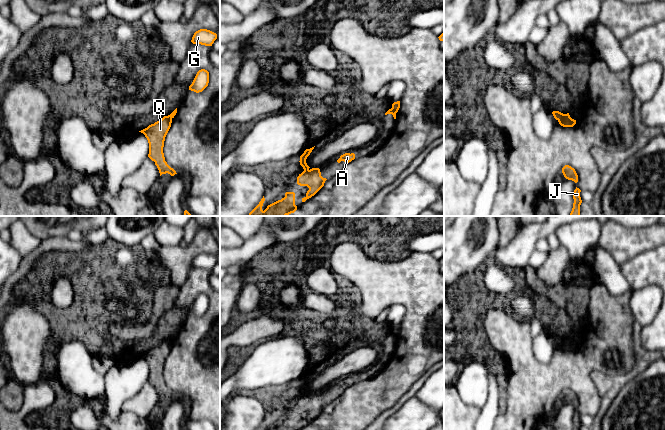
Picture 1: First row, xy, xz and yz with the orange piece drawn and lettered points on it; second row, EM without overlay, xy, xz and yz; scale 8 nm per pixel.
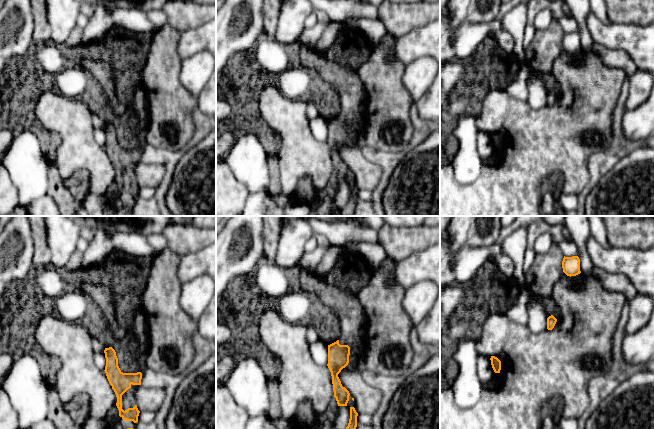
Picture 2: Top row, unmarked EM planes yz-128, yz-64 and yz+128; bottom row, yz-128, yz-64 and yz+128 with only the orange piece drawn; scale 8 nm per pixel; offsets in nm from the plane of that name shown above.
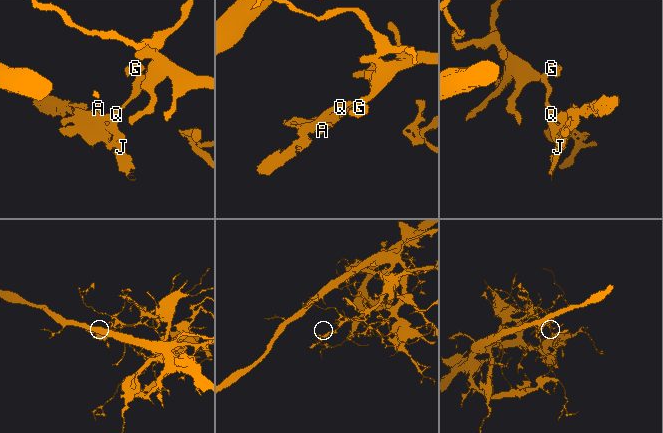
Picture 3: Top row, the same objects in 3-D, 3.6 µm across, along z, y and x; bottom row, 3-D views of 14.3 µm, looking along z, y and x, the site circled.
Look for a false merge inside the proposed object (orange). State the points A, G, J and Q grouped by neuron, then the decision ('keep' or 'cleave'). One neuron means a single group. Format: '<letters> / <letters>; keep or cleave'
A J Q / G; cleave

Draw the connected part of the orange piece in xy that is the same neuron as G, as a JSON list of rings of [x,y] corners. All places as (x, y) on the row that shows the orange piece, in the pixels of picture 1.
[[[200,29],[194,33],[191,42],[193,44],[212,46],[216,39],[217,39],[216,33],[207,29]]]

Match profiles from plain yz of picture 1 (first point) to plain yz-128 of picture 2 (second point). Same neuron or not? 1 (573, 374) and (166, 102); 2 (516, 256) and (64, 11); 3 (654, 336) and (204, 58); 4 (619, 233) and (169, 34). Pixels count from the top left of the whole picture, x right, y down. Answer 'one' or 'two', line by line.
1: one
2: one
3: two
4: two

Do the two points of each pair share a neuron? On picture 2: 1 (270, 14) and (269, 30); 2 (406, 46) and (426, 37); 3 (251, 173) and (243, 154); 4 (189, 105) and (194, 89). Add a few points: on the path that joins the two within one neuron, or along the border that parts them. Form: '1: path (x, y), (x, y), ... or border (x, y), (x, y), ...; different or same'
1: path (270, 18), (269, 26); same
2: path (411, 46), (421, 41); same
3: path (250, 168), (247, 159); same
4: border (179, 75), (180, 82), (196, 97); different

